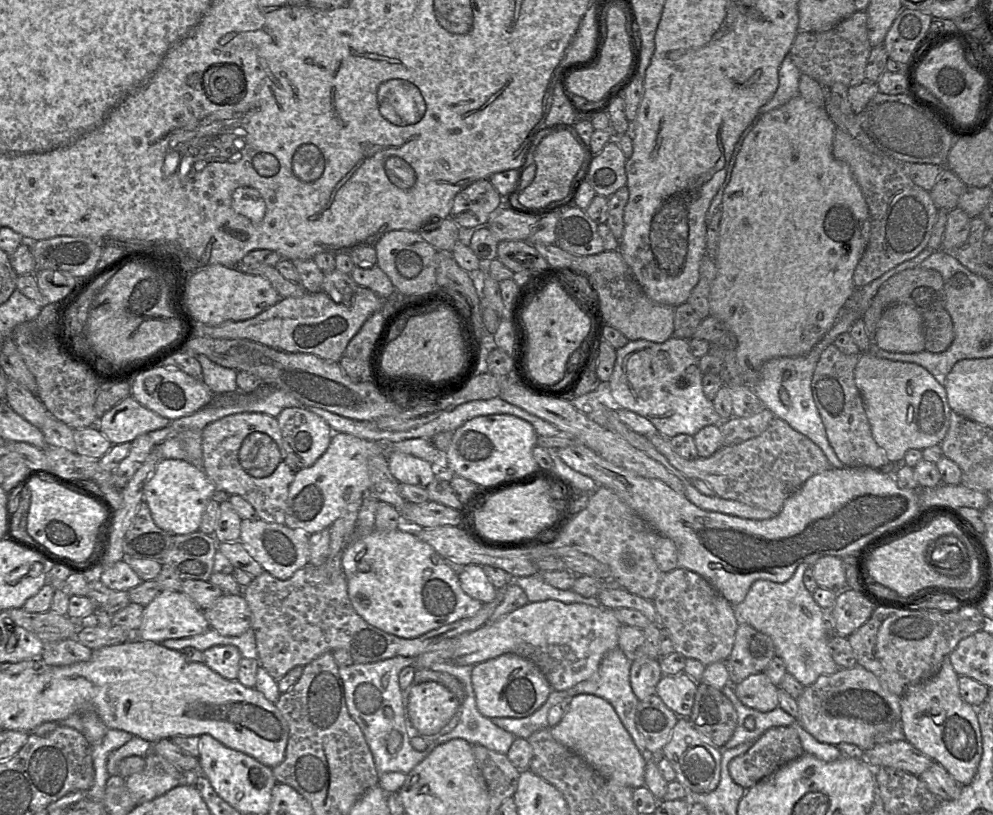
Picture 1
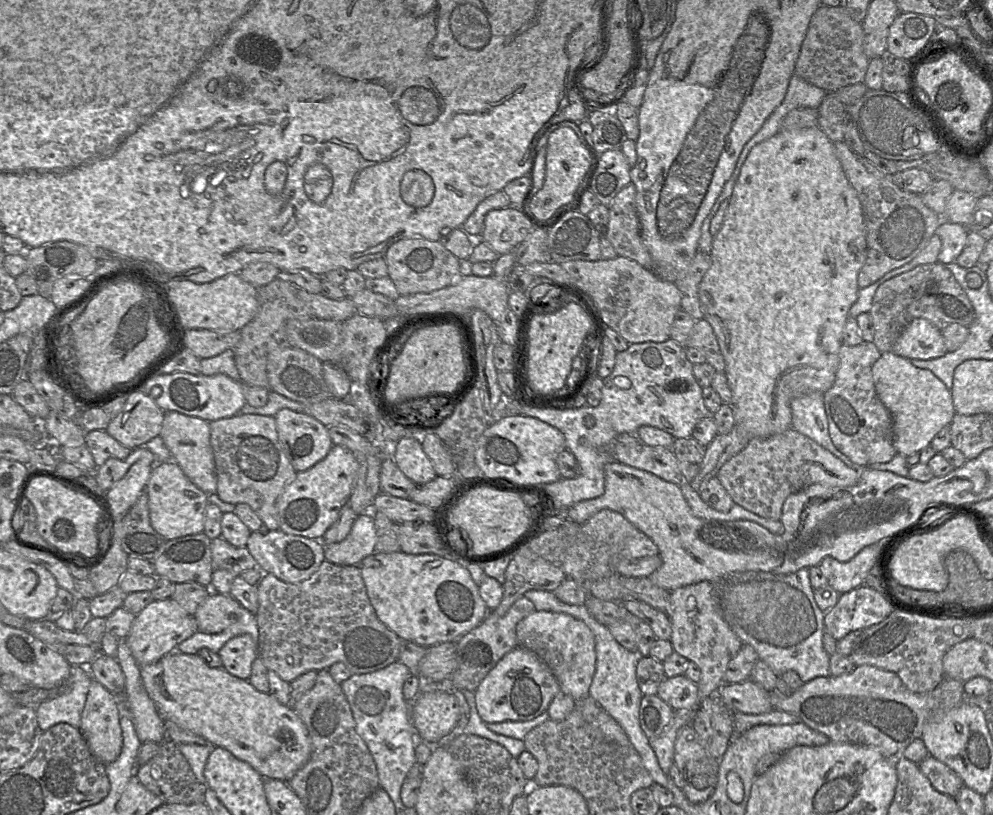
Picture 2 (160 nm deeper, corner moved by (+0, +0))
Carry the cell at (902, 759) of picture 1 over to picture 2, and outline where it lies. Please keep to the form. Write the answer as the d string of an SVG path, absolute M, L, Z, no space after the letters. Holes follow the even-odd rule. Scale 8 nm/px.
M928 756L917 765L940 793L955 798L964 786L963 780L956 772L932 756Z

